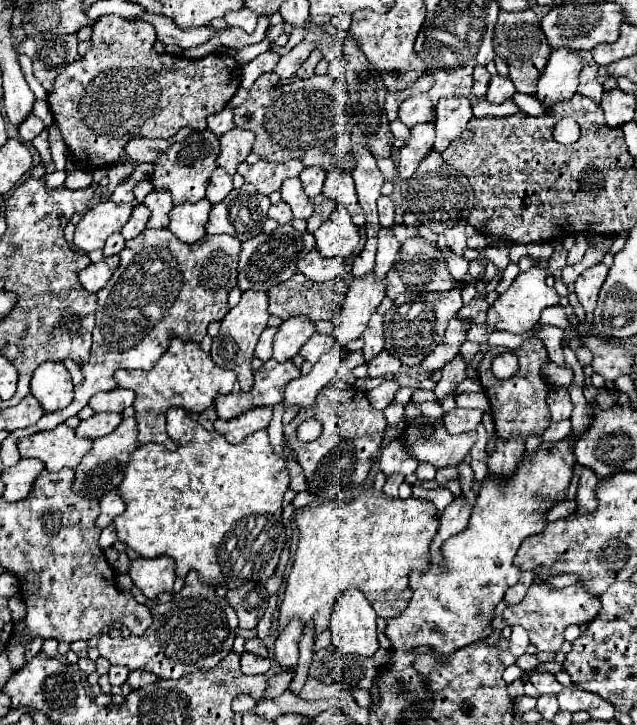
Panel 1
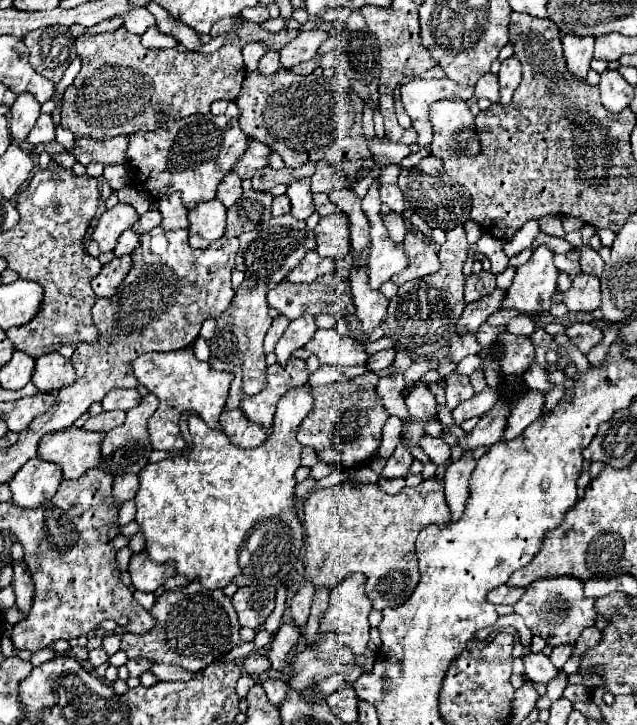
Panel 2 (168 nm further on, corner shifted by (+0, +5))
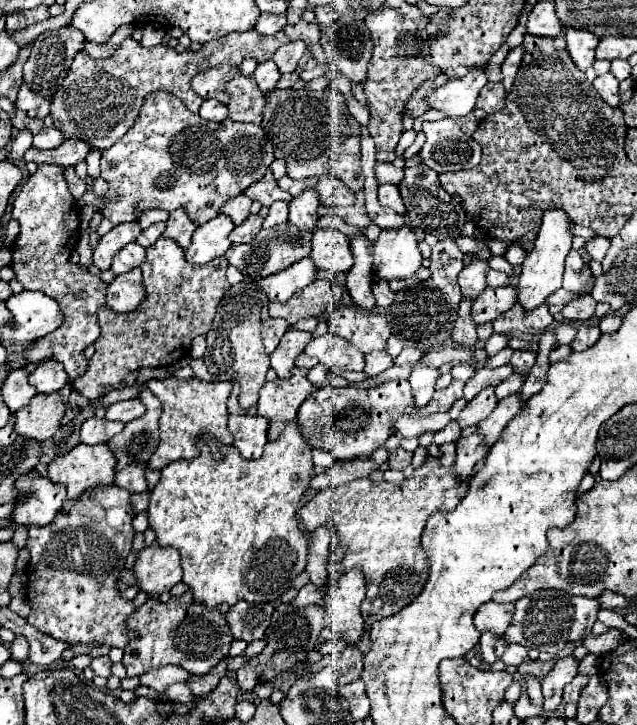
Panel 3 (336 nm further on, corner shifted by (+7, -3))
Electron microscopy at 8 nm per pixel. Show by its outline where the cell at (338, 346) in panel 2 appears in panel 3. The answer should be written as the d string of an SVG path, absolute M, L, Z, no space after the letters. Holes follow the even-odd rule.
M331 332L319 338L313 338L307 344L305 352L309 356L319 358L319 362L325 364L329 372L339 372L339 370L361 372L365 366L363 354L357 348L353 348L345 338Z

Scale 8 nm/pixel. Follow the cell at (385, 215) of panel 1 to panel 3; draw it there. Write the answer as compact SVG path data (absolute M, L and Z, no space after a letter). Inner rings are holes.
M381 184L379 186L379 200L383 206L393 208L399 214L405 214L405 204L403 198L399 194L399 186L397 184Z

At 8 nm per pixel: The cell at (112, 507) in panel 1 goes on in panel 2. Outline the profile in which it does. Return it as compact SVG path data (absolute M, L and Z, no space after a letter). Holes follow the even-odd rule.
M126 474L126 476L116 476L114 478L112 496L114 496L116 506L124 504L126 500L132 500L136 492L138 492L138 476L136 474Z

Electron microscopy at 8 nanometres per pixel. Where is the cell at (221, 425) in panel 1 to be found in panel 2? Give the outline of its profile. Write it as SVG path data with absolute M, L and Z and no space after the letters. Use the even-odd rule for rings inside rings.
M238 408L230 410L230 412L224 412L220 416L220 426L228 434L228 438L242 448L256 448L270 434L270 430L262 428L260 424L254 424L254 422L246 420Z

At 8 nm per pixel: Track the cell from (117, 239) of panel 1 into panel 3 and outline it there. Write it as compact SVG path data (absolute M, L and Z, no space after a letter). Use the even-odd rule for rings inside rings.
M131 242L131 244L127 244L125 248L121 248L119 254L113 258L111 270L113 270L115 274L125 274L125 272L141 266L143 260L145 260L145 248L141 248L139 244Z

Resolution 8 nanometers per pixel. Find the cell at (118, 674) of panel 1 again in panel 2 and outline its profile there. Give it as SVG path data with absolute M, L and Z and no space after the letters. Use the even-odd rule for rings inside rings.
M134 658L134 660L128 660L128 662L126 662L126 668L128 668L130 676L140 676L140 674L148 672L150 662L148 662L146 658Z

